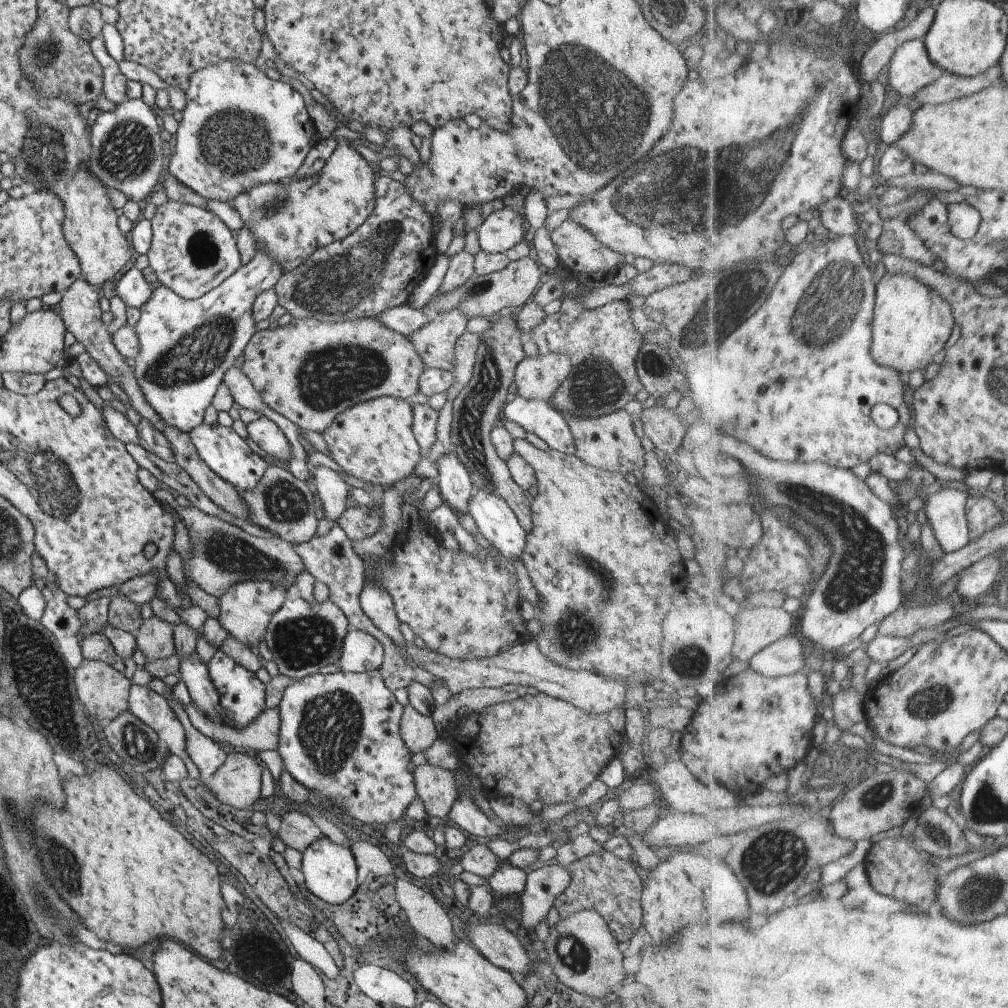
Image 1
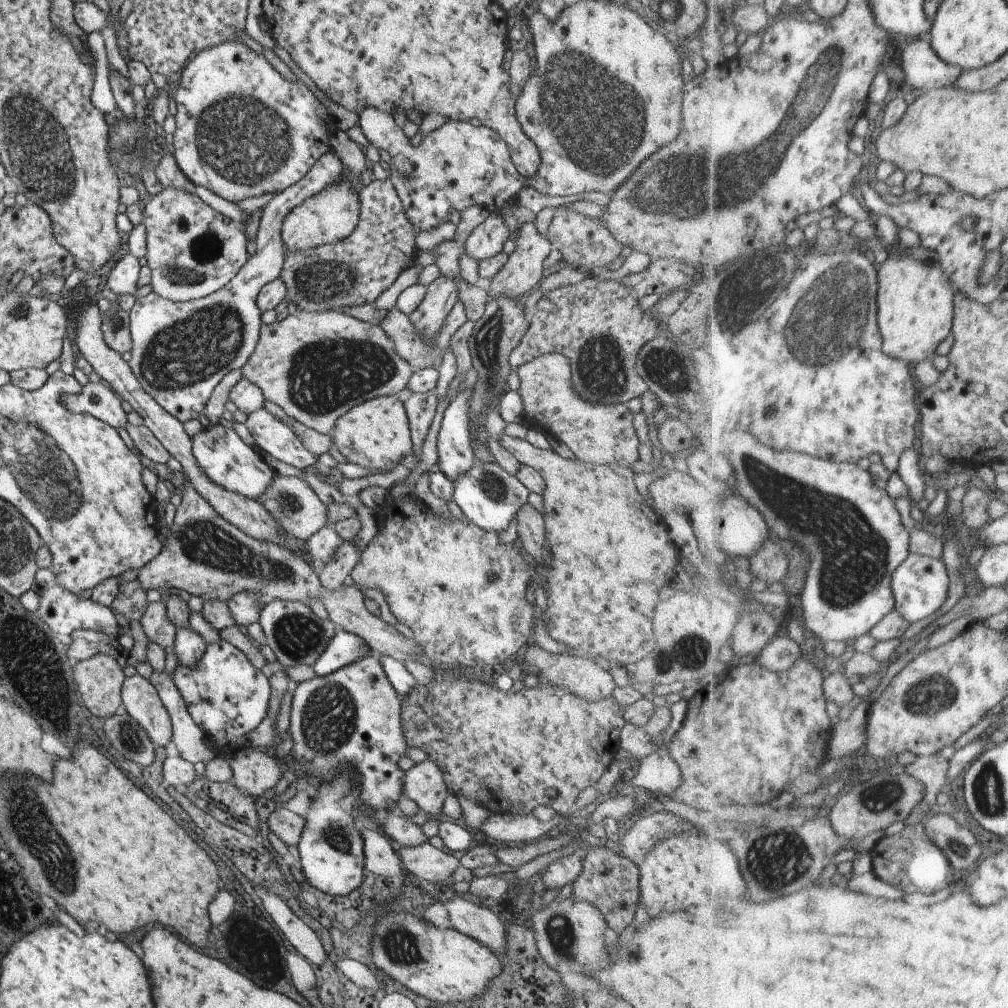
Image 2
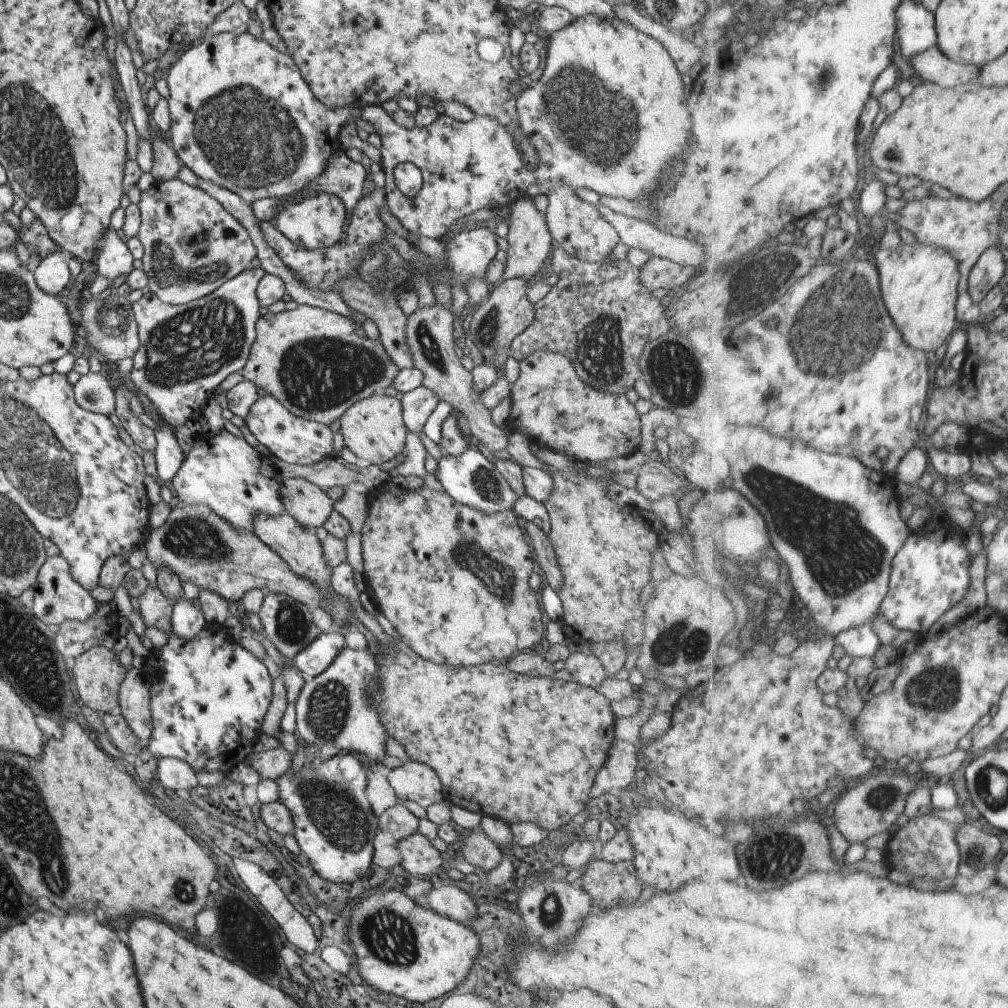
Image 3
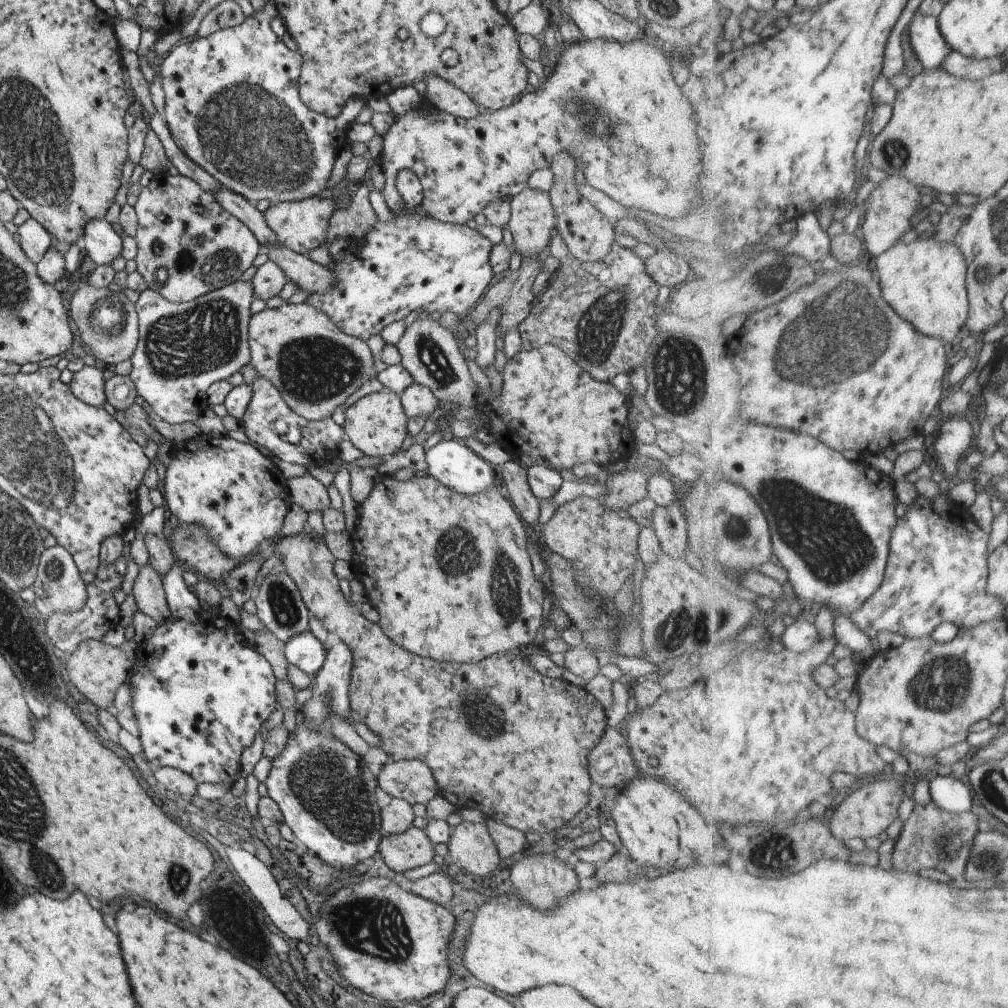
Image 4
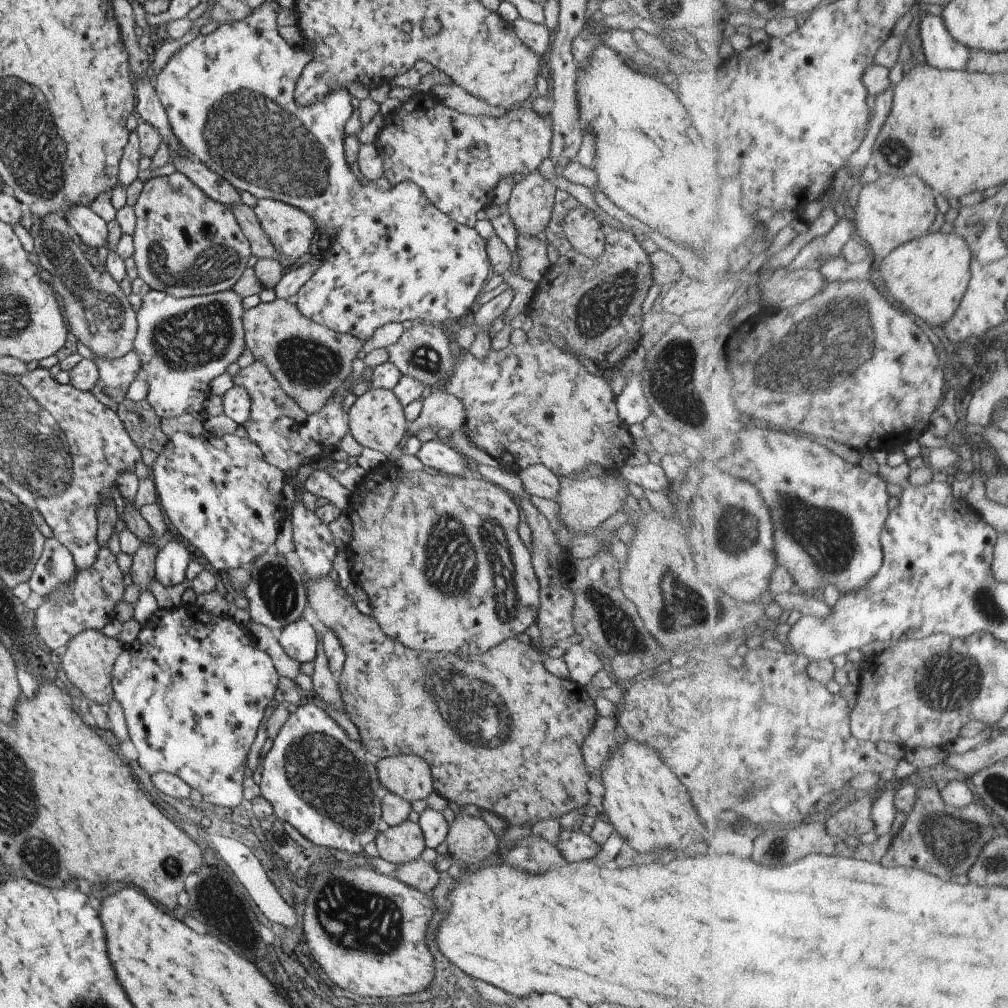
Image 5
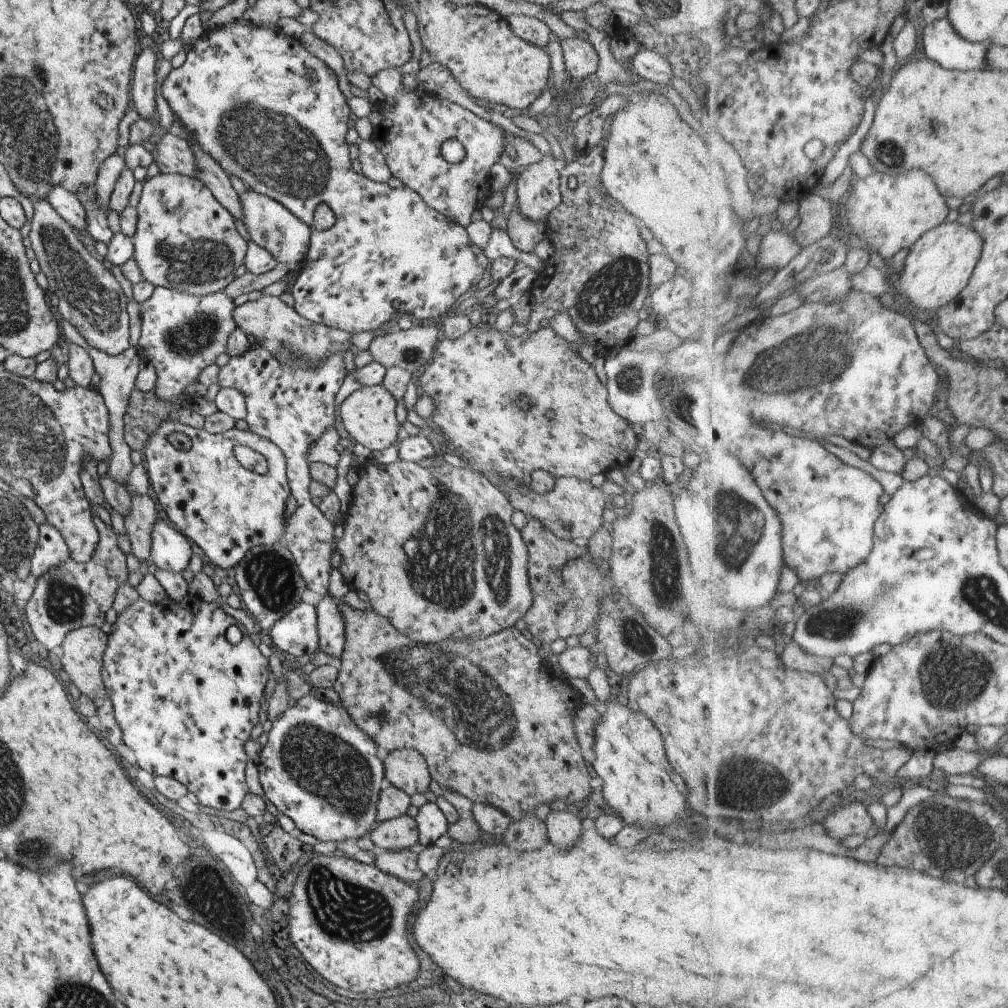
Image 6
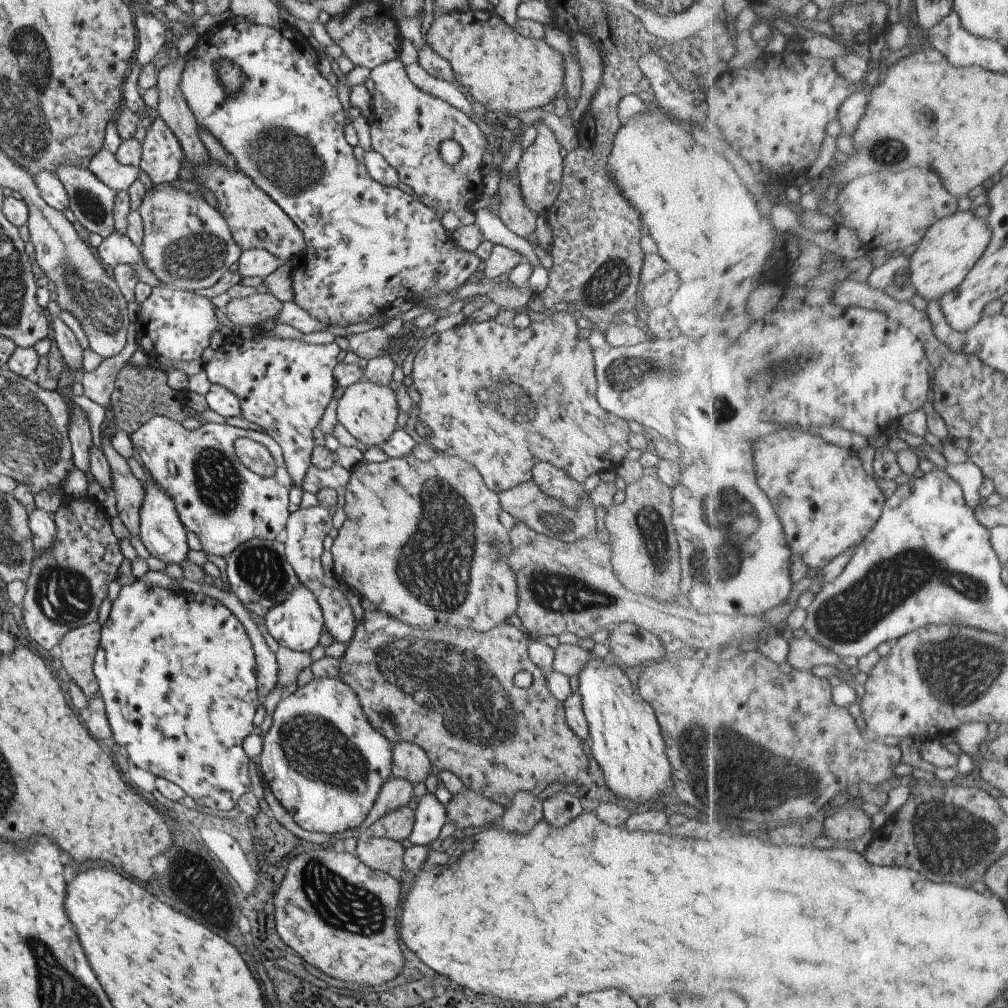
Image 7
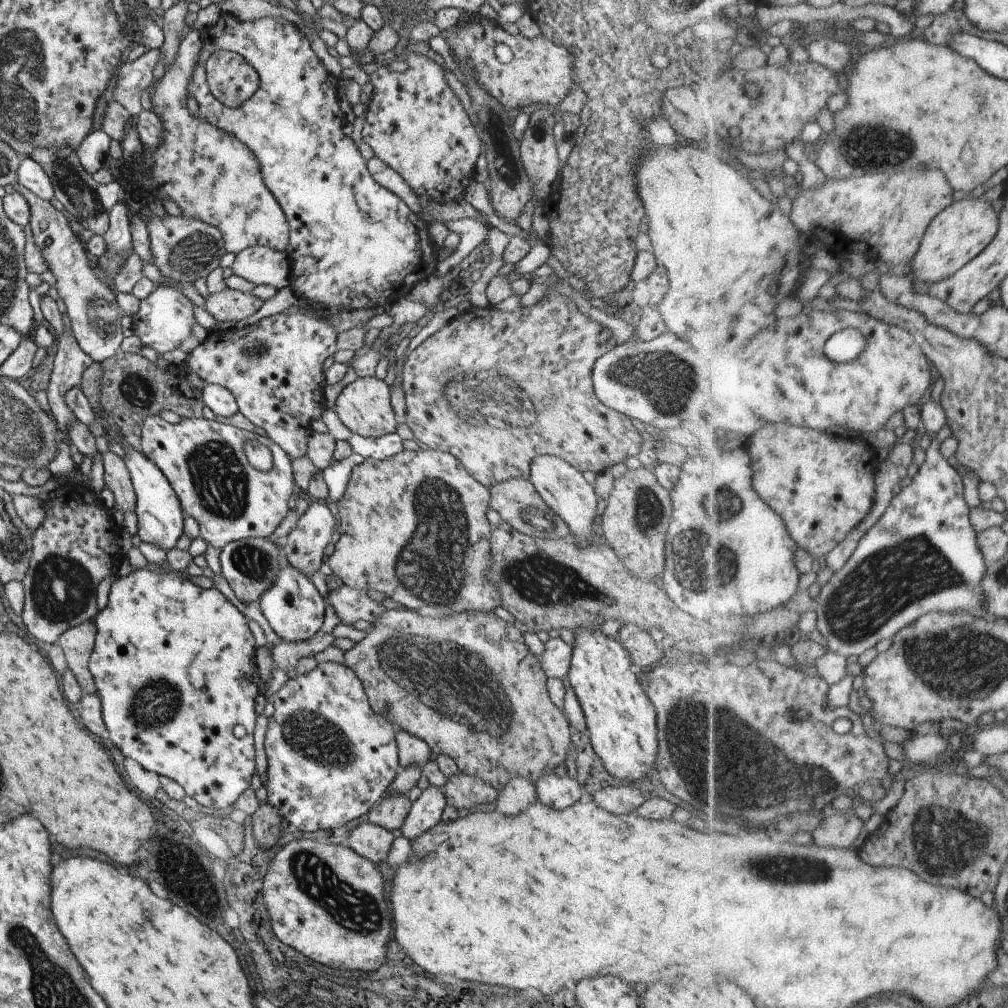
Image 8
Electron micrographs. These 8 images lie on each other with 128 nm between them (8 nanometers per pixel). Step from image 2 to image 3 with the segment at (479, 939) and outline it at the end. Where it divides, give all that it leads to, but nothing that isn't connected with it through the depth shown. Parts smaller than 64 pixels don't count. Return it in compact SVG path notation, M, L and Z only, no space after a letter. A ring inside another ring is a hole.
M434 882L434 885L435 887L425 894L423 900L423 904L428 909L440 916L447 916L449 920L465 924L467 927L480 915L481 910L477 910L477 902L464 894L461 888L439 885L437 882Z

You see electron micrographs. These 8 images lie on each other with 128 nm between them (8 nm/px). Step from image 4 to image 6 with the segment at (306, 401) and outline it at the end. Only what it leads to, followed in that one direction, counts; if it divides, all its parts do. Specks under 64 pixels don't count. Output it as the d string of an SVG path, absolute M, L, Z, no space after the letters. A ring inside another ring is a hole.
M261 295L257 300L236 306L232 312L232 319L245 336L254 338L252 346L261 347L270 352L280 365L286 365L291 370L314 369L329 355L344 353L351 345L349 333L304 319L279 297Z

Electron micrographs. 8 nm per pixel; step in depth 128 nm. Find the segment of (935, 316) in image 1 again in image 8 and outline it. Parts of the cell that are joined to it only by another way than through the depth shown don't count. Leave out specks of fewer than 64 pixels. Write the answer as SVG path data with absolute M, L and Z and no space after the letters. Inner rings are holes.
M980 197L954 202L931 221L921 248L909 264L914 280L932 285L957 275L994 242L999 227L1000 216L990 202L985 202Z

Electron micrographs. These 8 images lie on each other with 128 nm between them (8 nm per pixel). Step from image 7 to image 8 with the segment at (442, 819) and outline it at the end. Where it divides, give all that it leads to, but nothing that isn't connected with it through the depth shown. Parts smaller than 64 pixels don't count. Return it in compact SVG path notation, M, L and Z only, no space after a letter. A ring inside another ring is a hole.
M437 787L421 790L417 799L410 803L410 809L404 823L399 828L402 836L411 841L440 822L441 812L446 805L446 798Z

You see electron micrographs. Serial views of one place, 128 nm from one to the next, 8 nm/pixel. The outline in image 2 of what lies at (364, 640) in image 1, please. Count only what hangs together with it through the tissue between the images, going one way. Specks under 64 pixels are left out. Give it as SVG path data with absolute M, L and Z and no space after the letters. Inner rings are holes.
M336 628L333 638L323 648L321 656L315 658L315 664L311 664L311 667L315 676L323 676L373 654L359 636Z

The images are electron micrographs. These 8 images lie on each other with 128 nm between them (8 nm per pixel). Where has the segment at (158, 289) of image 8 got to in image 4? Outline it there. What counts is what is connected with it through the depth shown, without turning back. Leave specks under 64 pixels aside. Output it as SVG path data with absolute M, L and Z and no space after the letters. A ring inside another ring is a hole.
M231 282L223 288L203 294L194 300L169 303L161 294L146 289L139 293L134 304L138 321L138 340L133 354L128 378L135 391L151 408L152 416L169 424L192 422L207 409L205 394L215 382L227 379L233 372L240 371L249 363L247 324L249 305L253 300L251 282Z

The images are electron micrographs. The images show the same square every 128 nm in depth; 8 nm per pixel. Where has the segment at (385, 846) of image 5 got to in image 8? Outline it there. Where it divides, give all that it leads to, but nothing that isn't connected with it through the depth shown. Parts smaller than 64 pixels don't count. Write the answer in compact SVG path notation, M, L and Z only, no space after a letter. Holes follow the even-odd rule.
M385 794L367 812L366 820L373 826L378 826L386 831L393 832L393 830L397 830L402 826L409 809L410 801L406 795Z

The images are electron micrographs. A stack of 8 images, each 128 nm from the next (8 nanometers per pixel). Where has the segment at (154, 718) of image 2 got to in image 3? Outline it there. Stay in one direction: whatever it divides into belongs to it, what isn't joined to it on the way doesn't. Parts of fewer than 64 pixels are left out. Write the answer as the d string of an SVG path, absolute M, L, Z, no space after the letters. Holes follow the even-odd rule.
M131 668L119 684L117 692L121 718L136 739L149 739L151 712L149 712L149 683L141 670Z

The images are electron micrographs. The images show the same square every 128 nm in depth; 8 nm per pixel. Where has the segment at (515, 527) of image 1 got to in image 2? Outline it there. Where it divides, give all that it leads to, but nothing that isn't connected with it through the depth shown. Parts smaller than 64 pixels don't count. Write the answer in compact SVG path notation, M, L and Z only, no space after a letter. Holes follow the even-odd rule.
M495 462L474 463L465 474L453 480L452 501L477 528L501 532L514 518L517 508L527 503L529 492L514 478L504 472Z

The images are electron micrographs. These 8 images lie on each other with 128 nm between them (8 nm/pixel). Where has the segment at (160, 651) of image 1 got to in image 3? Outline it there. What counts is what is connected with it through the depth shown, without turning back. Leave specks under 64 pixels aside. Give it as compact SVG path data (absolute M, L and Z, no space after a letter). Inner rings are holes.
M145 586L145 592L137 596L139 618L145 627L157 628L167 635L170 632L171 603L156 586Z

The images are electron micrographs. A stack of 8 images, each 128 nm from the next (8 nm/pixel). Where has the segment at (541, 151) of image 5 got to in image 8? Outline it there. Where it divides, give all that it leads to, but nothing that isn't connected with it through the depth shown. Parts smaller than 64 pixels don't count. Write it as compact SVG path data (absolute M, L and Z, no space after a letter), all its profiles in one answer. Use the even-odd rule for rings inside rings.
M406 54L405 62L408 65L408 69L401 73L388 70L386 65L378 65L368 69L372 93L371 96L365 100L367 111L365 114L365 123L362 126L360 133L362 136L361 142L371 148L375 157L379 158L379 160L384 162L389 168L392 168L405 181L405 184L416 194L416 196L426 196L429 200L437 202L457 202L463 199L465 188L467 188L469 182L473 180L475 160L477 160L477 156L483 151L482 142L467 117L469 112L465 112L462 109L459 100L447 85L441 68L431 60L427 60L425 55L422 56L420 54Z

